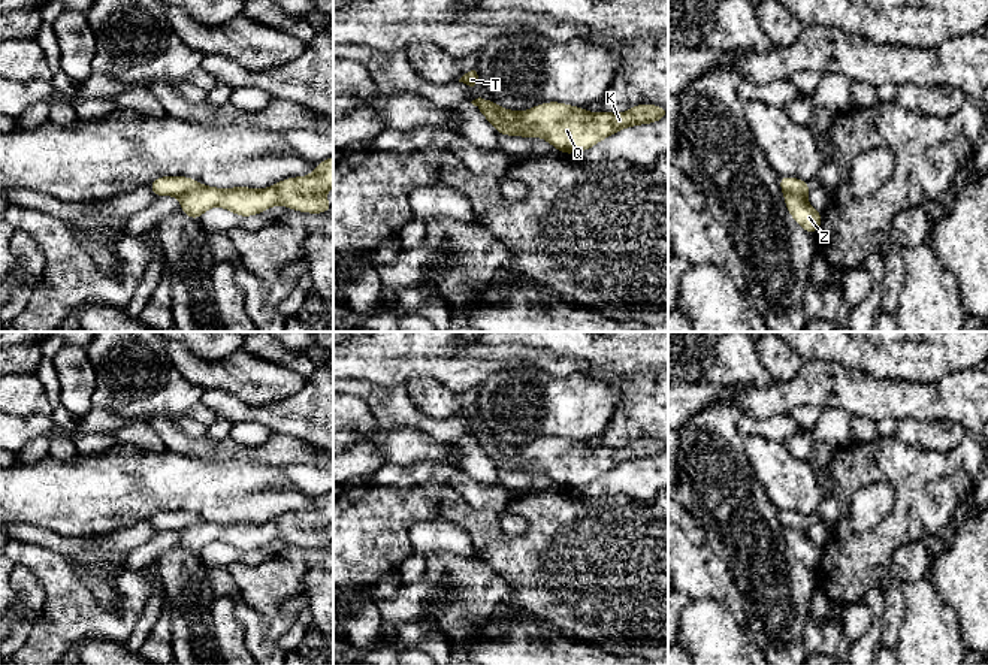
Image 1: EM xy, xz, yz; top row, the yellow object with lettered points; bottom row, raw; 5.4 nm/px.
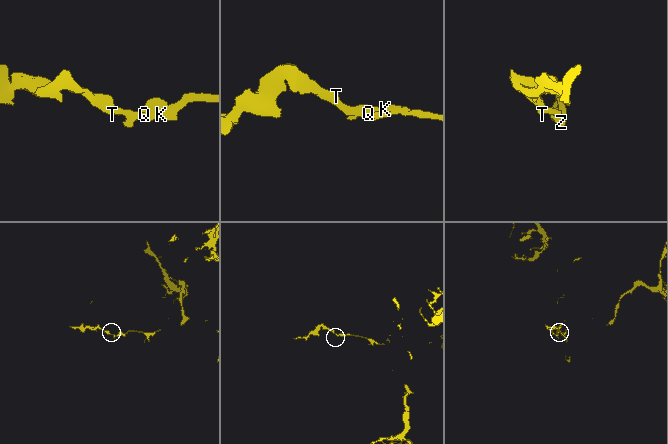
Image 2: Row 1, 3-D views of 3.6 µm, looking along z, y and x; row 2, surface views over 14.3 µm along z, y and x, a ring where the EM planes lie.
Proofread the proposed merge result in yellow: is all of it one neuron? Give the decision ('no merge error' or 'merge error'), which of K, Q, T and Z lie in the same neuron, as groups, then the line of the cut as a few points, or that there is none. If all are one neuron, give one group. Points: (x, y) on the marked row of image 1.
merge error | K Q Z / T | xz (520, 112), (520, 120), (526, 126), (529, 136)

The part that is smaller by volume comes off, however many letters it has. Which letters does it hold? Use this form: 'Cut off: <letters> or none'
Cut off: T

